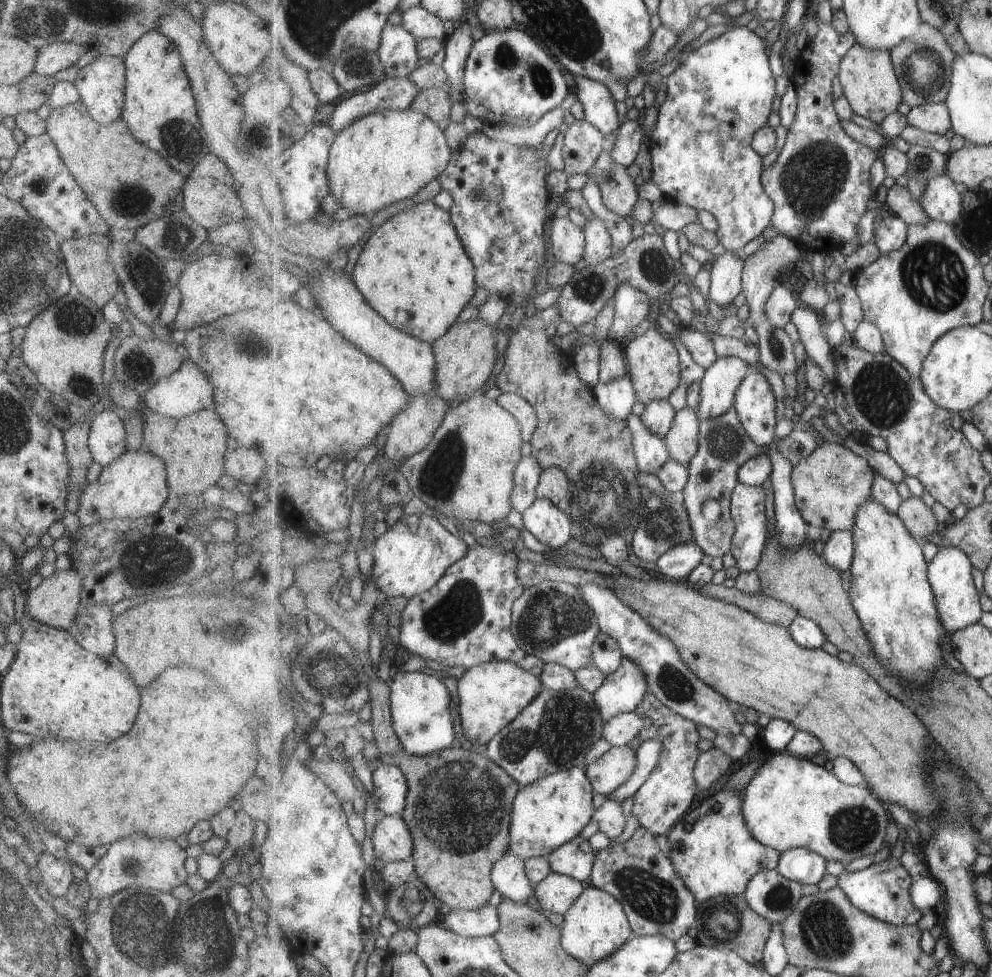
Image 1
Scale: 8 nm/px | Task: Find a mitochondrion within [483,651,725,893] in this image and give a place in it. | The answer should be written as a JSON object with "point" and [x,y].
{"point":[562,731]}

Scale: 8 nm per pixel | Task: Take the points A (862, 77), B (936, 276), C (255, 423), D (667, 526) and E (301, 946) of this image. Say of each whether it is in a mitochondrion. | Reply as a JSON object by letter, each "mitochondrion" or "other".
{"A":"other","B":"mitochondrion","C":"other","D":"mitochondrion","E":"other"}

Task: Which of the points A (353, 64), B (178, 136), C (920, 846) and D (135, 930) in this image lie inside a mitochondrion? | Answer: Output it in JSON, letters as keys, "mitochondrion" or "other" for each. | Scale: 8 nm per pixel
{"A":"mitochondrion","B":"mitochondrion","C":"other","D":"mitochondrion"}

